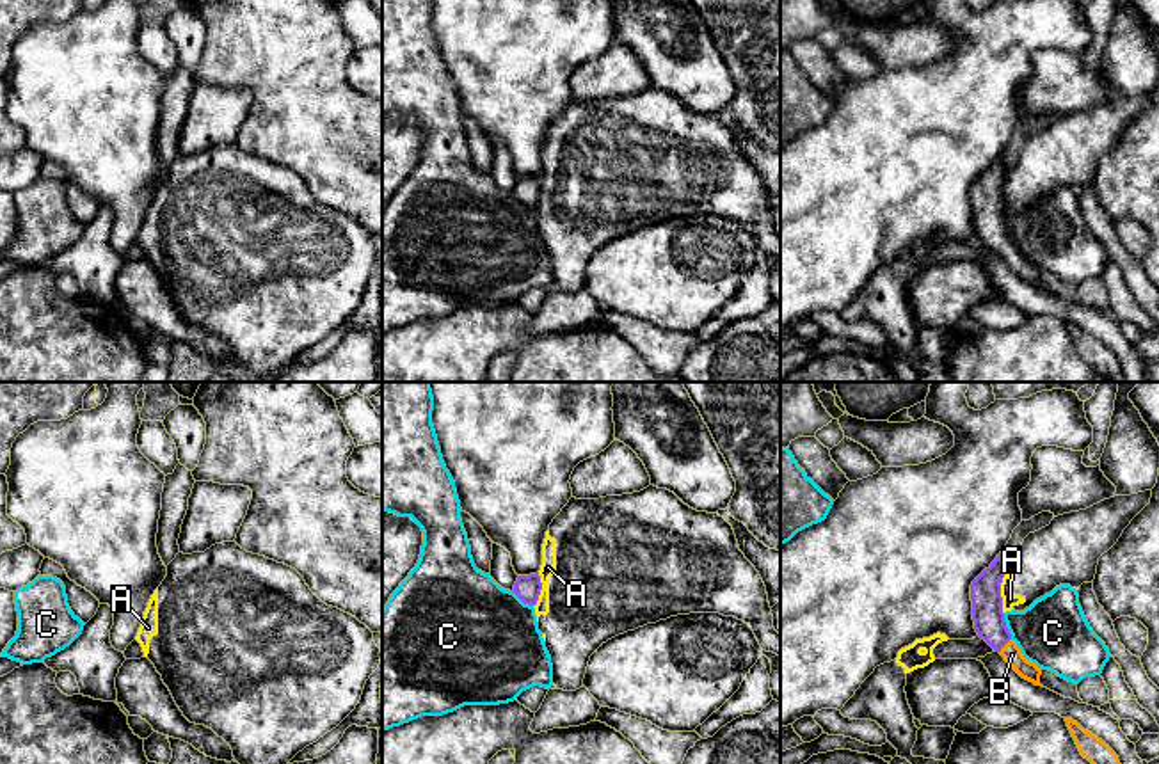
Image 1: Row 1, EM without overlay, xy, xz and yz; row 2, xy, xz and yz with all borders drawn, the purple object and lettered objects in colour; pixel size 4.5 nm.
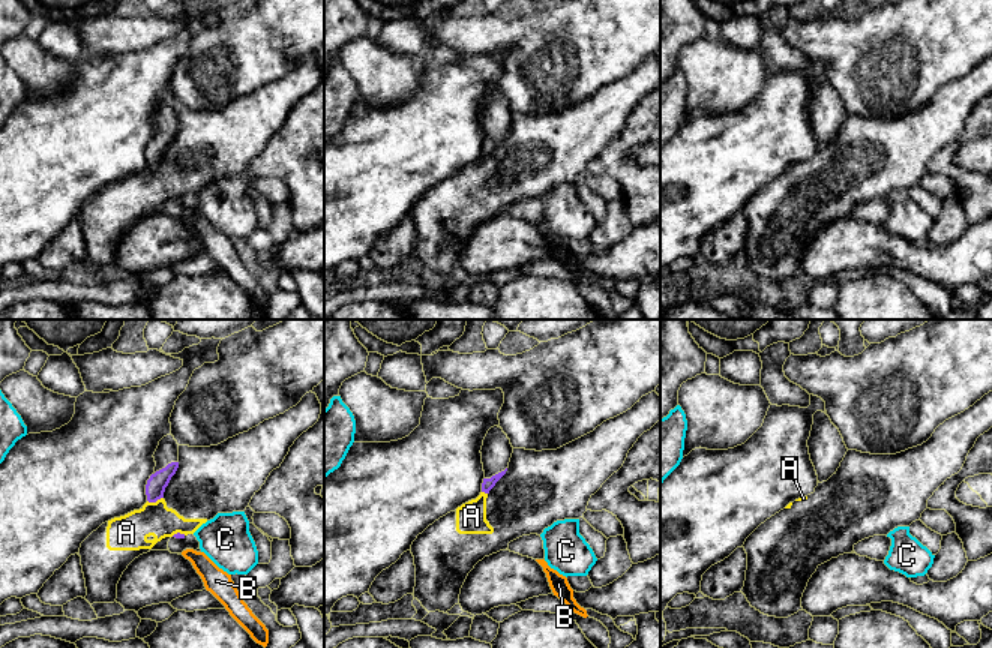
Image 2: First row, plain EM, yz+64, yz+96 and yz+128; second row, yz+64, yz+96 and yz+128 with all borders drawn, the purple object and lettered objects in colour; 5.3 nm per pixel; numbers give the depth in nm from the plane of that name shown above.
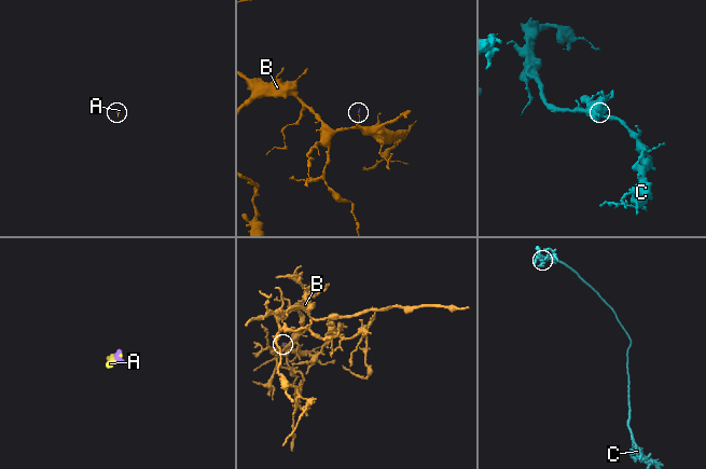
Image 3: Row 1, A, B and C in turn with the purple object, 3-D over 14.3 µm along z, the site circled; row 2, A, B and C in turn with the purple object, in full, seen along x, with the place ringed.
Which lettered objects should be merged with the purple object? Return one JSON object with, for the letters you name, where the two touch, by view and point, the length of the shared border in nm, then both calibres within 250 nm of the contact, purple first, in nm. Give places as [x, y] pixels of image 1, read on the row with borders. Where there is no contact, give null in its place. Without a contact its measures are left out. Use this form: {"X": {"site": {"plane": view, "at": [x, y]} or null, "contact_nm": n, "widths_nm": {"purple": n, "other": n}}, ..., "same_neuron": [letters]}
{"B": {"site": {"plane": "yz", "at": [1005, 644]}, "contact_nm": 90, "widths_nm": {"purple": 140, "other": 90}}, "same_neuron": ["B"]}

